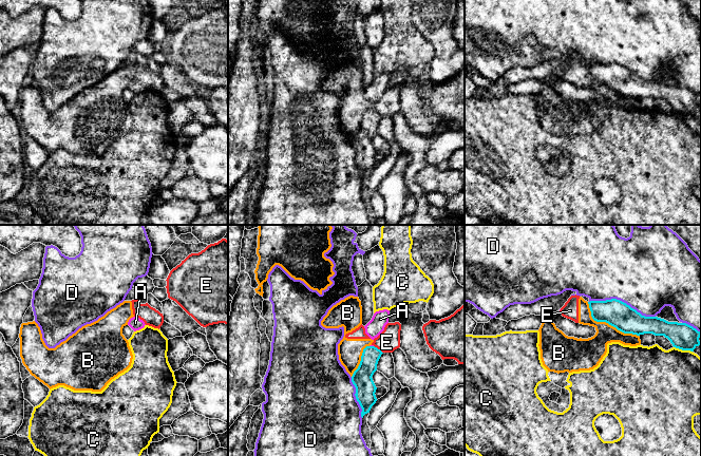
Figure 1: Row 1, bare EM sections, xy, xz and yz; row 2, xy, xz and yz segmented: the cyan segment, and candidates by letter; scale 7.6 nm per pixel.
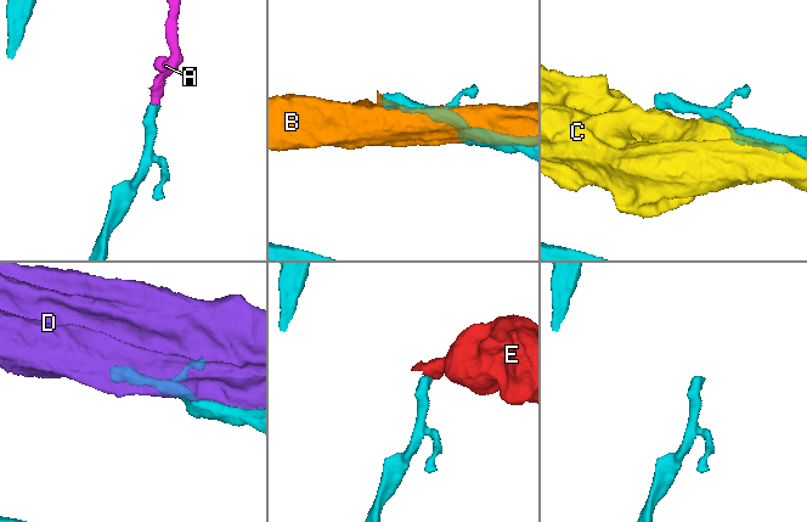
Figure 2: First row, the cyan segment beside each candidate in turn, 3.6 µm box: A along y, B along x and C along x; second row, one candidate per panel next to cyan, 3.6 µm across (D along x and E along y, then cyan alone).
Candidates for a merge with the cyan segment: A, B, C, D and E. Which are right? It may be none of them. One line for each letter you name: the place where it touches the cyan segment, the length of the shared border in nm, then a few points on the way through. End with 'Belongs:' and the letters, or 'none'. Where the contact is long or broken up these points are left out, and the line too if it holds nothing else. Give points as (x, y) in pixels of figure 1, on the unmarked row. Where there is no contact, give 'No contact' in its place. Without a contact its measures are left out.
A: Touches cyan at xz (372, 110). Shared border 30 nm. Path across: xz (362, 139), (368, 127), (372, 110), (370, 109)
Belongs: A

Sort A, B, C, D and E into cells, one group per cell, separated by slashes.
A / B E / C / D

